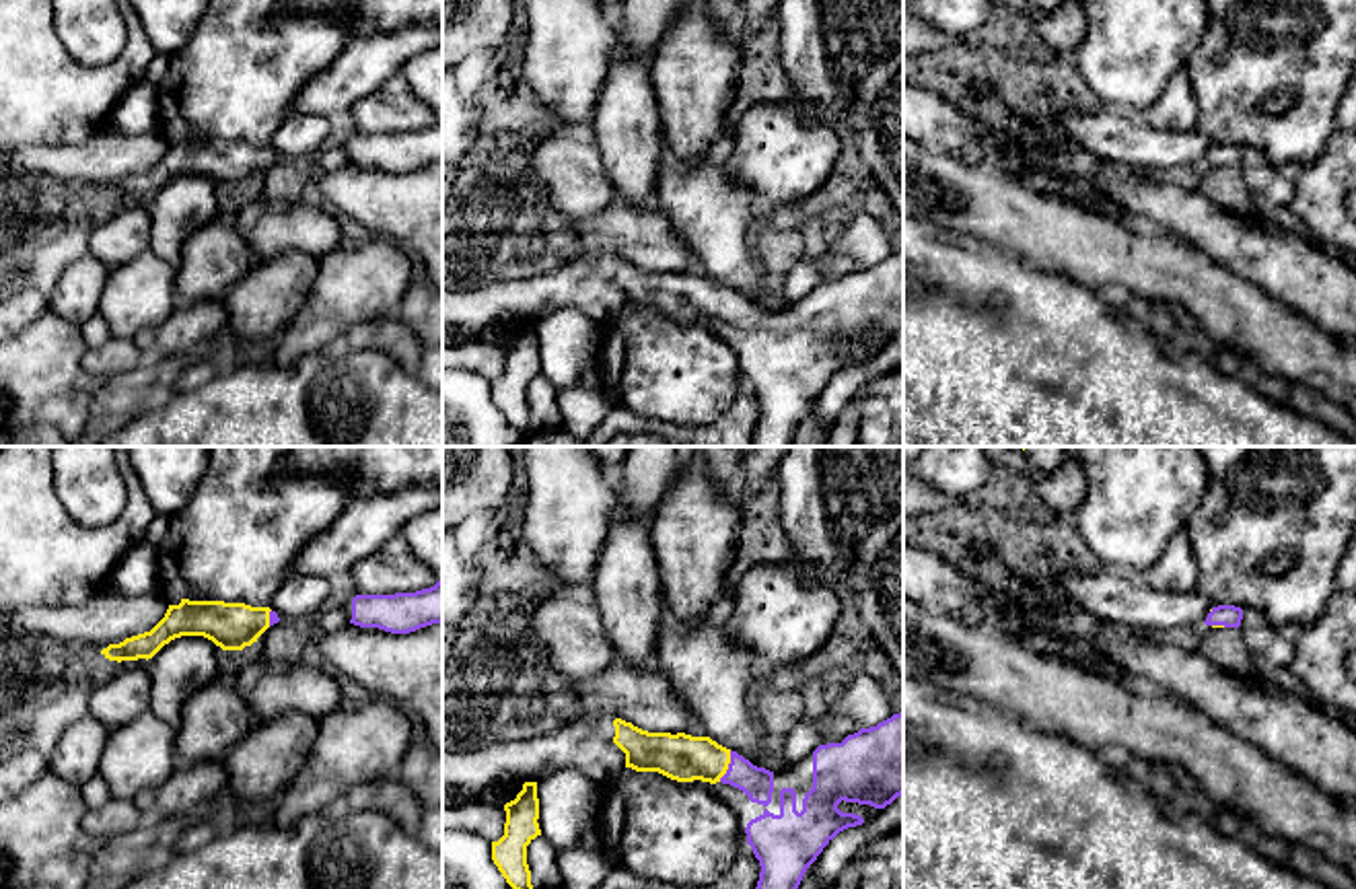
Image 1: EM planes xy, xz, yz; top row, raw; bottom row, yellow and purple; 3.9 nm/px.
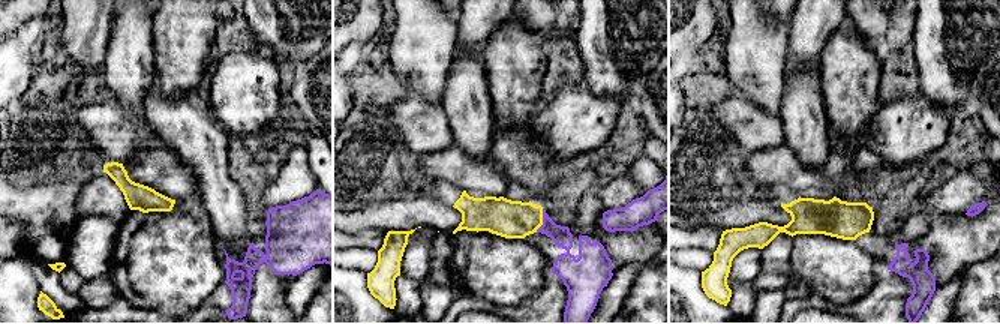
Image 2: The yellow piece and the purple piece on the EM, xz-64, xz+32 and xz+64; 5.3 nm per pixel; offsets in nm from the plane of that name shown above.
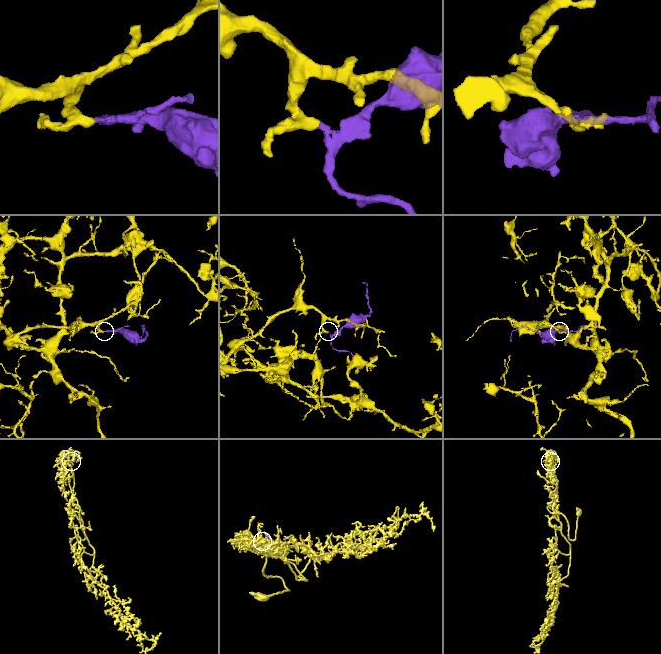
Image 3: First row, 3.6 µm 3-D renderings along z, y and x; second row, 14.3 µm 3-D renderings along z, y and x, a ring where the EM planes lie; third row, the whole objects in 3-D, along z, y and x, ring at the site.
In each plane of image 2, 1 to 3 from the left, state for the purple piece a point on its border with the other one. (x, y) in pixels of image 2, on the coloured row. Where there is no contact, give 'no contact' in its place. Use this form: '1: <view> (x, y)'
1: no contact
2: xz+32 (541, 221)
3: no contact

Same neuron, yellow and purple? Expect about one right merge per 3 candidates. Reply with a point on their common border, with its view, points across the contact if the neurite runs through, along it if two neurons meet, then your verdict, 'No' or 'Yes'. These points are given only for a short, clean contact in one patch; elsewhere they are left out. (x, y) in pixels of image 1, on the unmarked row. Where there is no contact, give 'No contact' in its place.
Touches yellow at xz (727, 305). Path across: xz (684, 297), (702, 297), (727, 305), (758, 322). Yes

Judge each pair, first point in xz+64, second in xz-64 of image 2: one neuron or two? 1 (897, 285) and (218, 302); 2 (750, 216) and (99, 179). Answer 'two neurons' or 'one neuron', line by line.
1: one neuron
2: one neuron

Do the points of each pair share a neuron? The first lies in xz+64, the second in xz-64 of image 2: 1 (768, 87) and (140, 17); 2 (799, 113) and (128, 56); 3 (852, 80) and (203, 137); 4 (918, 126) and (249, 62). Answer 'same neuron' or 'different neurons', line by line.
1: different neurons
2: same neuron
3: different neurons
4: same neuron

